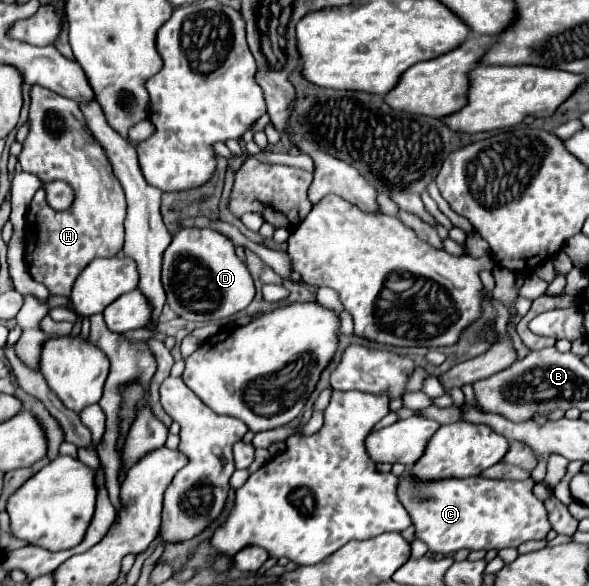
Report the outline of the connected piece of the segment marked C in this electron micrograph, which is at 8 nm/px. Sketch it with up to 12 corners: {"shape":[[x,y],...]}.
{"shape":[[531,478],[413,482],[397,494],[435,554],[551,530]]}

